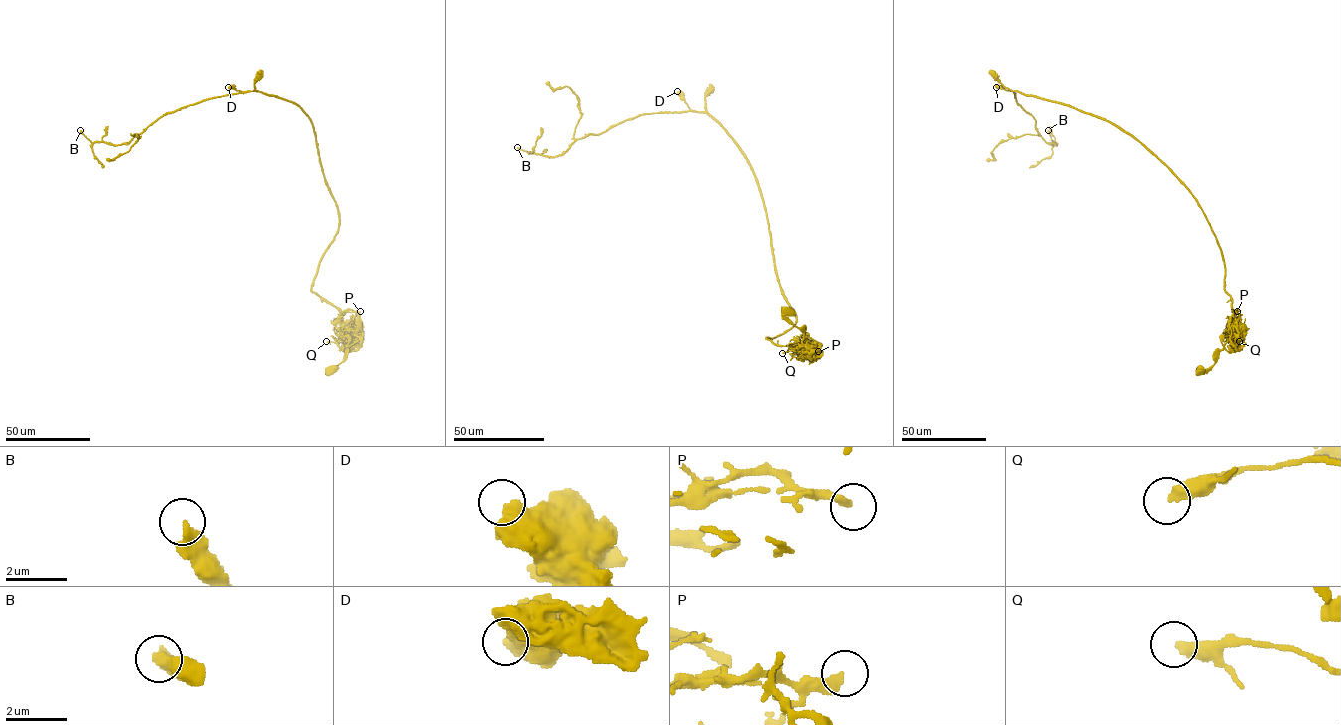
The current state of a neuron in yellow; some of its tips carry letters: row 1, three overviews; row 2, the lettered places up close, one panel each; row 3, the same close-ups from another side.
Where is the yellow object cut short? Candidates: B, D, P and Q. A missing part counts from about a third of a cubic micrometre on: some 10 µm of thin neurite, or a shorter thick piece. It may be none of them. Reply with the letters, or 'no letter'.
B

